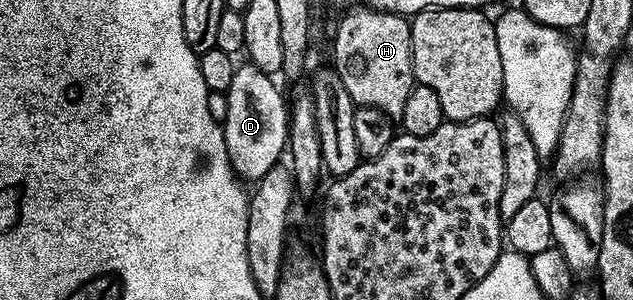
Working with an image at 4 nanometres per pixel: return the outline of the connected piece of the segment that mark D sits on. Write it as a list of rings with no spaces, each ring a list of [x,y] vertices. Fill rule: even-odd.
[[[248,62],[242,63],[235,78],[231,78],[226,98],[226,120],[223,123],[227,158],[234,172],[245,182],[261,180],[267,170],[278,164],[287,148],[290,109],[273,80],[276,79],[270,73]]]

